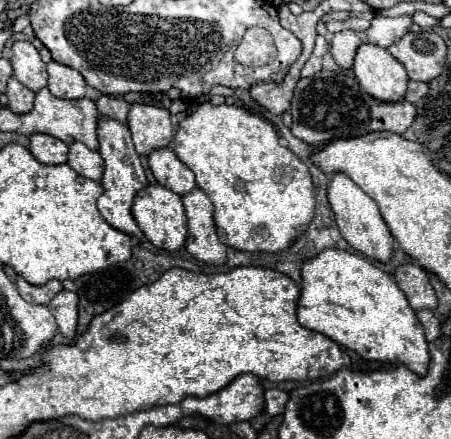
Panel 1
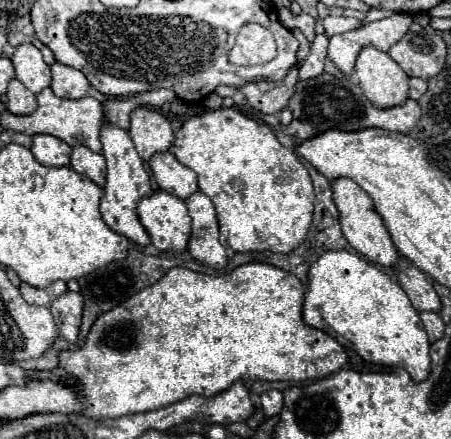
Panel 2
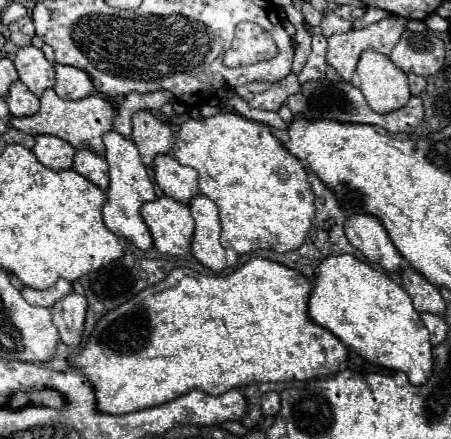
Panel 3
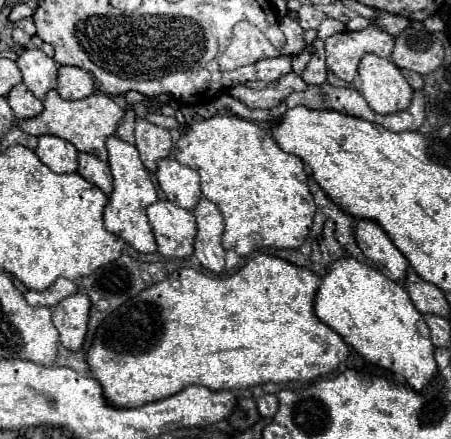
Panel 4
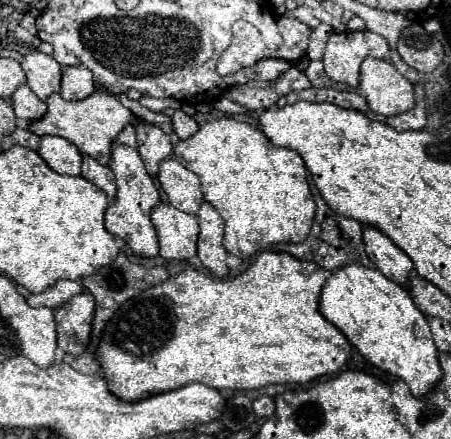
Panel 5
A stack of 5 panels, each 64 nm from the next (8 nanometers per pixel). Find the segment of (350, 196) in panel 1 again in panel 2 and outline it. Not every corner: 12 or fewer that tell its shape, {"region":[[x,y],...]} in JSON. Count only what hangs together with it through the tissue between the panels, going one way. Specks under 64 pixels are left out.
{"region":[[350,178],[332,182],[348,244],[370,262],[396,254],[372,198]]}

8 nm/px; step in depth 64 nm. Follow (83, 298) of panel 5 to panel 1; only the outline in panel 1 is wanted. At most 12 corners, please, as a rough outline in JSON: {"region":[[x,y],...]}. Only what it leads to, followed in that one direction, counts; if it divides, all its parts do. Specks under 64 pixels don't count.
{"region":[[58,292],[48,308],[60,332],[72,338],[78,322],[78,296]]}

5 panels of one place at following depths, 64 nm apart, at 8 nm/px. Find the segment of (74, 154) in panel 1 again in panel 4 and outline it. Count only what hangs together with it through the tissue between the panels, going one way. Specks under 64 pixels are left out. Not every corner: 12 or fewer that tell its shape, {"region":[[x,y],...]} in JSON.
{"region":[[78,154],[78,174],[112,192],[110,168],[98,156]]}

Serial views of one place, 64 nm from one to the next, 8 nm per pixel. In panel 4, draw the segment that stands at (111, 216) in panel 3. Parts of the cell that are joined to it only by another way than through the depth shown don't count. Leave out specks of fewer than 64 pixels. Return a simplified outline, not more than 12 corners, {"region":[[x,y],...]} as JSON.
{"region":[[108,136],[108,232],[156,252],[146,212],[158,200],[132,144]]}

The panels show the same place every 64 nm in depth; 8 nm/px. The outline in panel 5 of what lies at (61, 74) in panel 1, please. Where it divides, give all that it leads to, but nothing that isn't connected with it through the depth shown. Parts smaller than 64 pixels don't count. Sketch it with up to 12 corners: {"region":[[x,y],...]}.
{"region":[[64,66],[60,96],[80,100],[94,92],[94,78],[82,66]]}

